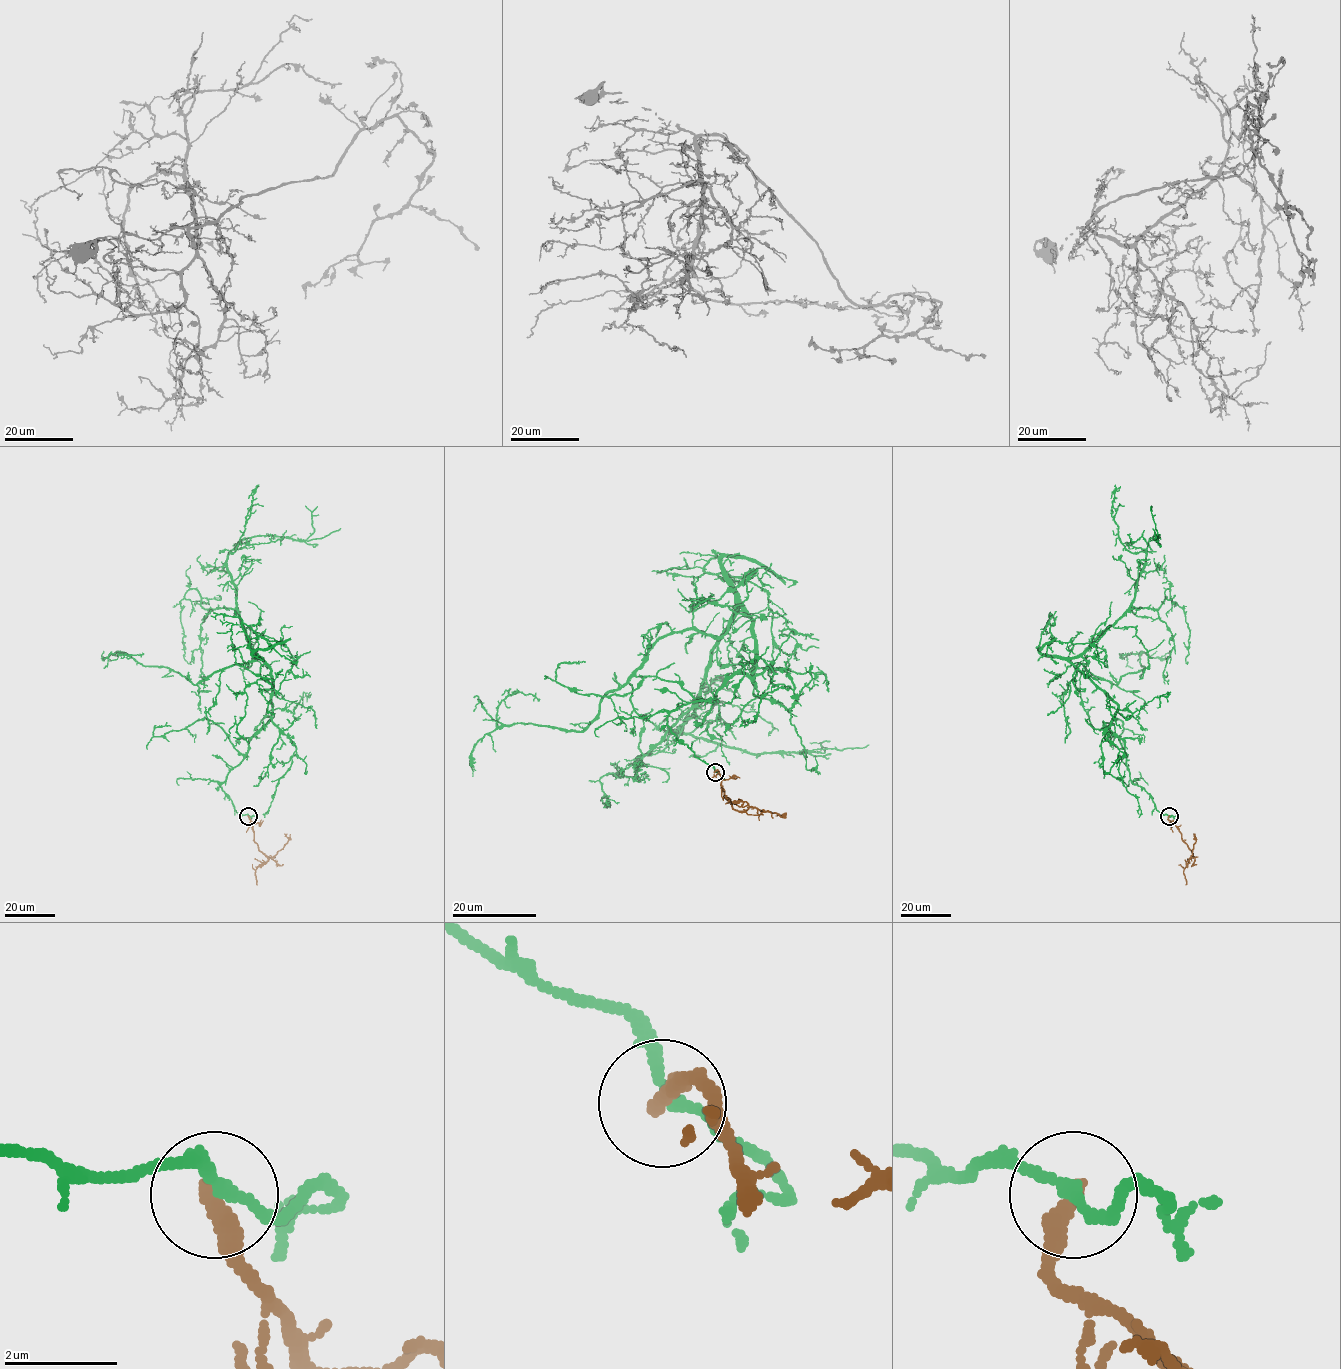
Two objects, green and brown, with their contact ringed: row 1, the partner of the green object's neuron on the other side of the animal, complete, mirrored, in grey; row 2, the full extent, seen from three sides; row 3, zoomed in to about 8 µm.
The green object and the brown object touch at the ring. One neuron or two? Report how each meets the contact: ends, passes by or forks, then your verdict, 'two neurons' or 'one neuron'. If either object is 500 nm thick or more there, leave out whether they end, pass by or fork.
green passes by | brown ends | two neurons

